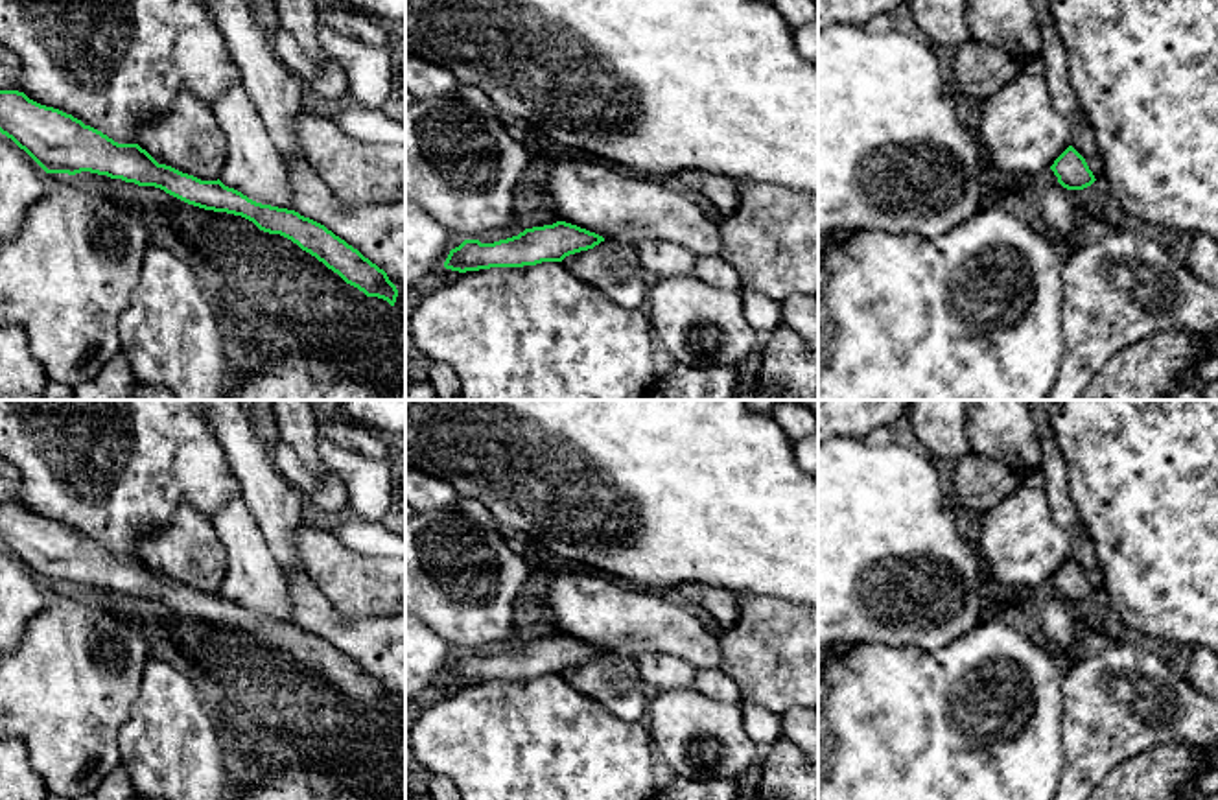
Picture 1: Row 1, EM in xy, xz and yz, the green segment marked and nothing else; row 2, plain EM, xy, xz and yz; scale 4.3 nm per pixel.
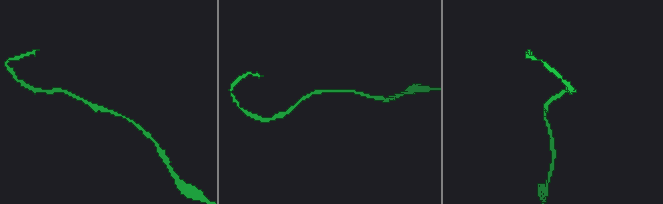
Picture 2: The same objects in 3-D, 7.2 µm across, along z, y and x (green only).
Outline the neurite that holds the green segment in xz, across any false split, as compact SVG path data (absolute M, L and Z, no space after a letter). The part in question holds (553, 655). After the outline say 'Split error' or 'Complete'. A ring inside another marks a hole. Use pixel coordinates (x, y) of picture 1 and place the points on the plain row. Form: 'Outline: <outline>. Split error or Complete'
Outline: M556 634L553 638L525 641L518 649L494 656L464 653L451 662L444 680L459 686L490 680L523 680L542 675L562 675L566 669L593 662L603 649L577 638Z. Complete

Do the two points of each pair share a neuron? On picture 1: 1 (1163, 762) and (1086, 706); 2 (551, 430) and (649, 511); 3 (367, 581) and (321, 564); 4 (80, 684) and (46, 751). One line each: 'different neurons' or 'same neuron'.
1: different neurons
2: same neuron
3: same neuron
4: same neuron

